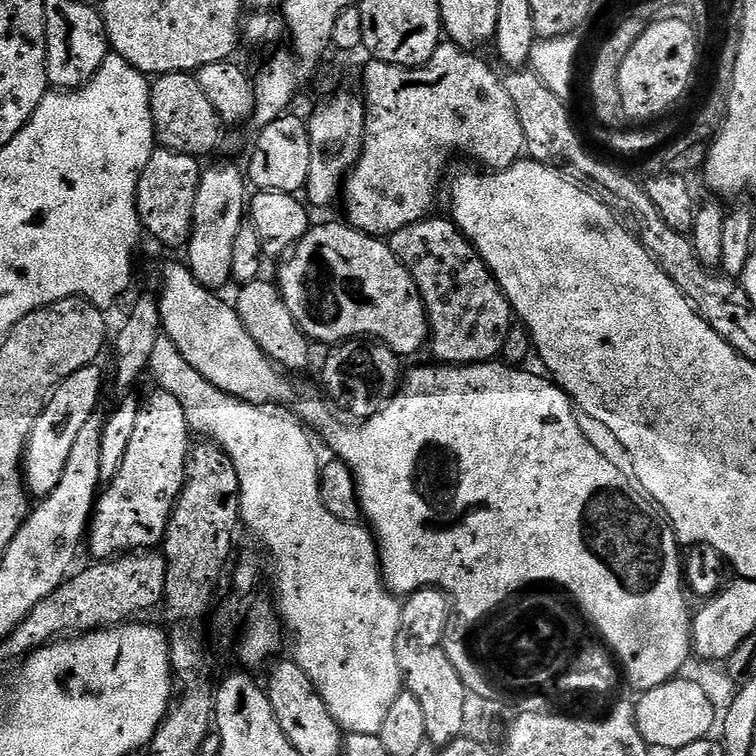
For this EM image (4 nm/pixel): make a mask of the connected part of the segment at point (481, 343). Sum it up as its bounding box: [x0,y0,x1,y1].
[390,219,514,366]

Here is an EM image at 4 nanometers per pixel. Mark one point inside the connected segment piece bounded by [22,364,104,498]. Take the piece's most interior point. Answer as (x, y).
(73, 402)

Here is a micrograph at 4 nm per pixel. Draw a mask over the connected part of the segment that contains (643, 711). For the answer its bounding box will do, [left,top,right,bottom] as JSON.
[635,683,717,750]

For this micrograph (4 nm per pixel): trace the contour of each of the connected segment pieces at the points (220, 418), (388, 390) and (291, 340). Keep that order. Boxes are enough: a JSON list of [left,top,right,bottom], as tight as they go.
[[148,334,402,736],[324,340,402,417],[234,278,310,374]]

